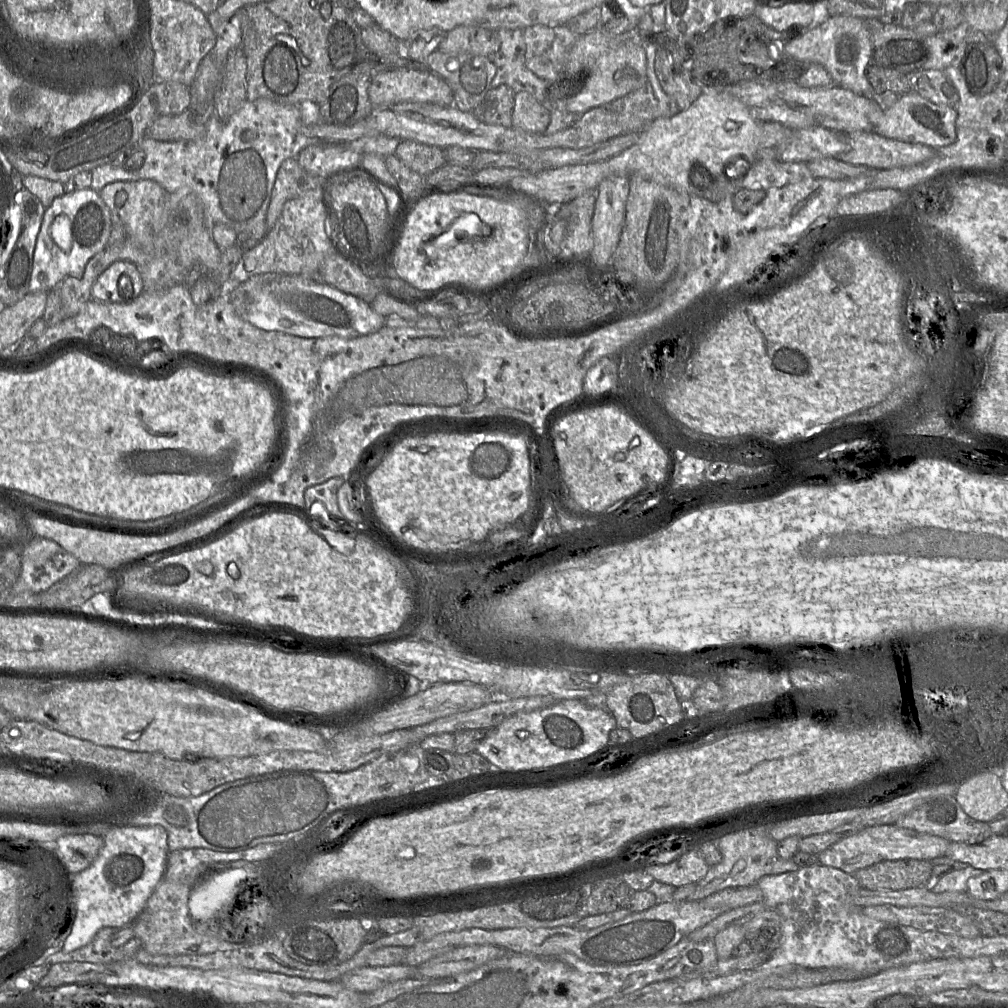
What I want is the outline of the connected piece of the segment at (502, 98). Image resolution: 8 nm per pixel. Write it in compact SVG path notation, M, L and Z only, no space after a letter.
M506 84L491 88L485 97L472 109L471 113L486 124L505 127L513 126L514 96L515 91Z

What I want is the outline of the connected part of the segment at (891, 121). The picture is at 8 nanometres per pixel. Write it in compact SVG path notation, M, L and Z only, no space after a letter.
M912 90L901 95L891 107L883 111L873 131L884 137L939 149L956 140L956 120L954 108L933 103Z

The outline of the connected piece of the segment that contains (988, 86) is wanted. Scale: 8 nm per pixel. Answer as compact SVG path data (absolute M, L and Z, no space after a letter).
M972 42L961 59L960 71L969 90L983 96L999 83L1003 74L1002 58L992 42Z

